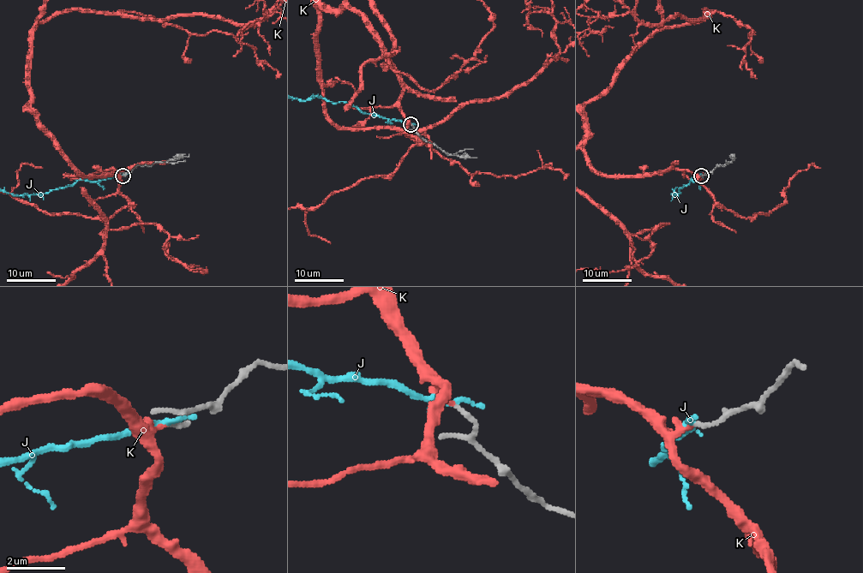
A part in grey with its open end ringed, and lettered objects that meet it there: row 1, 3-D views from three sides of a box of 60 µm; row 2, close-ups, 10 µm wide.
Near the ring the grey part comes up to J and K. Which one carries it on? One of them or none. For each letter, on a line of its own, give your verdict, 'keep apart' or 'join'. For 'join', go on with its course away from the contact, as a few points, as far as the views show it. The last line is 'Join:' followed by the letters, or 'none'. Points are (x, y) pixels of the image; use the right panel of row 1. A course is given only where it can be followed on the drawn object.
J: keep apart
K: join
Join: K

